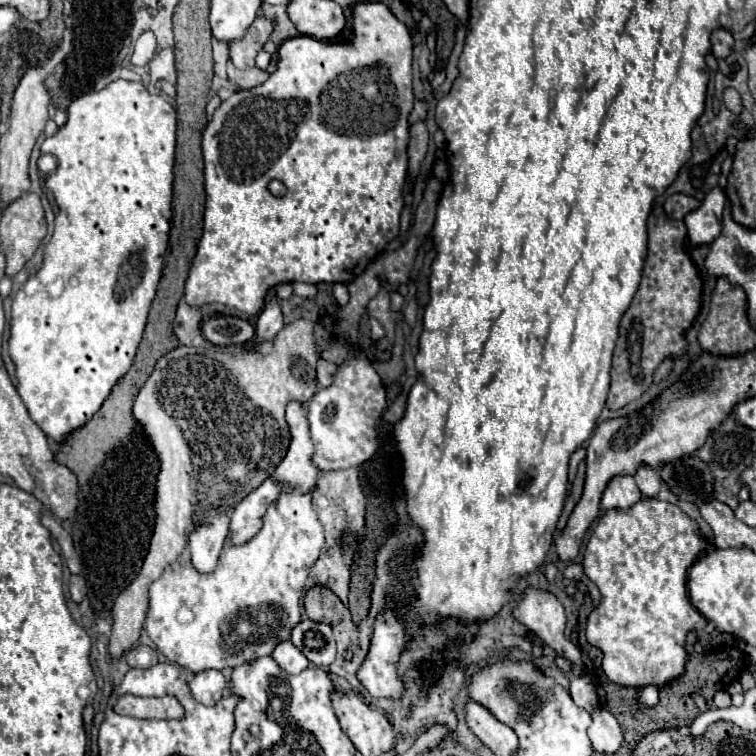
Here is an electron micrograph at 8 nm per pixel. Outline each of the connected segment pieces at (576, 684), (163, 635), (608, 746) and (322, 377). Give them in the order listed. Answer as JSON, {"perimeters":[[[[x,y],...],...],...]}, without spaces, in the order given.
{"perimeters":[[[[587,674],[575,676],[571,680],[569,692],[571,692],[571,698],[575,700],[575,704],[585,708],[587,712],[593,712],[597,708],[597,692],[595,692],[595,686]]],[[[291,402],[287,406],[287,422],[291,426],[291,446],[283,462],[275,470],[275,478],[285,484],[283,496],[275,500],[265,516],[261,518],[263,526],[261,530],[247,540],[245,544],[229,544],[225,542],[217,568],[213,572],[199,572],[193,564],[179,564],[173,562],[165,568],[159,580],[155,580],[149,588],[149,610],[145,618],[145,630],[149,638],[157,644],[159,652],[173,664],[179,664],[181,668],[189,672],[201,672],[209,668],[237,668],[241,664],[251,664],[263,656],[271,656],[277,644],[289,640],[291,630],[303,620],[301,614],[301,598],[303,598],[303,586],[309,578],[309,570],[319,558],[319,552],[325,544],[323,538],[323,526],[313,510],[311,504],[311,490],[315,486],[315,480],[321,476],[321,472],[313,466],[313,442],[309,436],[309,424],[307,424],[307,404],[295,404]]],[[[603,708],[593,712],[593,724],[587,728],[587,734],[595,752],[601,752],[601,754],[615,754],[623,742],[621,726]]],[[[319,358],[317,380],[319,380],[319,384],[321,384],[321,386],[327,386],[327,384],[331,384],[331,380],[333,380],[333,374],[335,374],[335,368],[337,368],[337,364],[333,364],[333,362],[327,362],[327,360],[321,360],[321,358]]]]}

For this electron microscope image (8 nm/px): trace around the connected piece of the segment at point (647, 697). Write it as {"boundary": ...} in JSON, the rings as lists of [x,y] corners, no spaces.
{"boundary":[[[645,686],[641,692],[639,692],[639,702],[641,704],[647,704],[647,706],[655,706],[657,704],[657,698],[659,696],[659,688],[657,686]]]}

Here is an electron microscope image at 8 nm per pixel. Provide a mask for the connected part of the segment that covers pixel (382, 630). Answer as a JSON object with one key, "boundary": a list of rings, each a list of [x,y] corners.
{"boundary":[[[393,602],[387,604],[387,610],[385,614],[381,614],[375,622],[375,634],[373,634],[373,640],[371,640],[371,648],[369,648],[369,654],[367,654],[367,660],[363,662],[363,666],[359,668],[357,672],[357,678],[361,680],[361,684],[373,694],[373,696],[391,696],[391,698],[399,698],[401,696],[401,690],[403,690],[403,682],[397,680],[397,674],[395,674],[395,664],[399,660],[399,654],[401,650],[407,646],[407,640],[405,640],[405,630],[401,628],[401,620],[395,618],[395,614],[391,612],[393,608],[397,608]]]}

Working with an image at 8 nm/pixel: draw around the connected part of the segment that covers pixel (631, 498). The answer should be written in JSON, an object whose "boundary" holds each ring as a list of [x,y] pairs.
{"boundary":[[[613,476],[603,492],[601,498],[601,508],[611,510],[611,508],[629,508],[631,504],[639,502],[643,494],[639,492],[633,476]]]}

